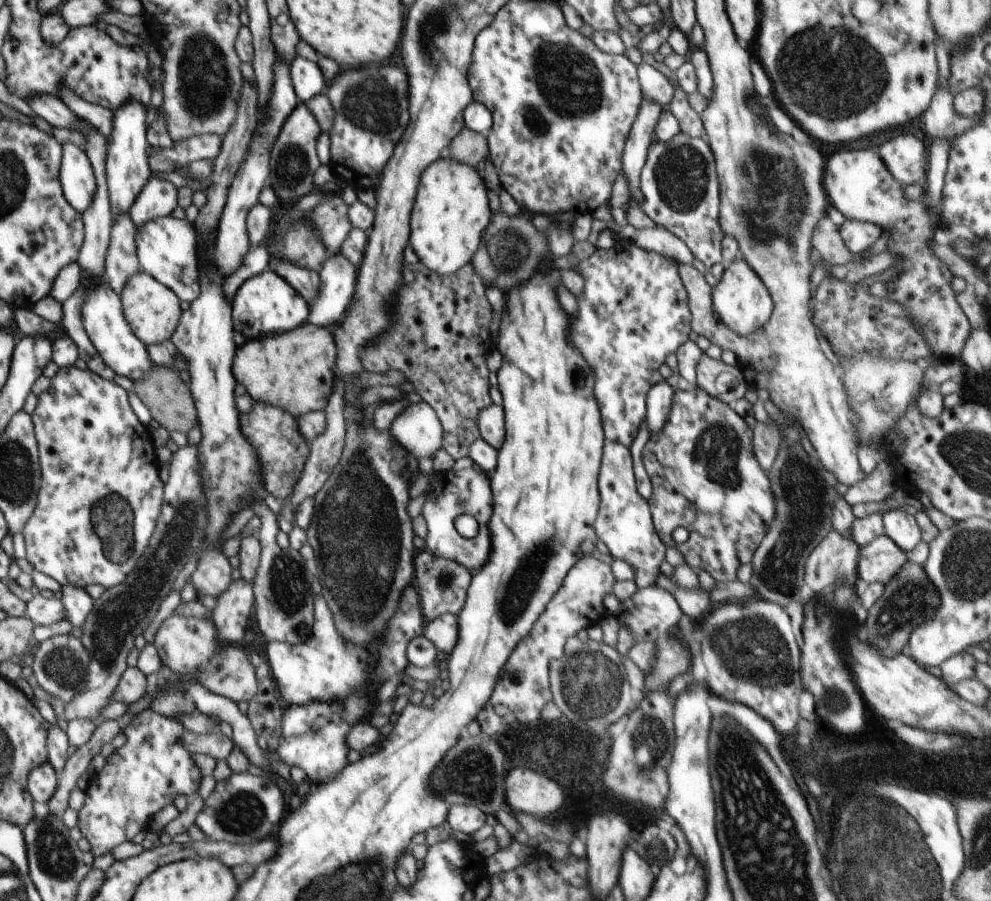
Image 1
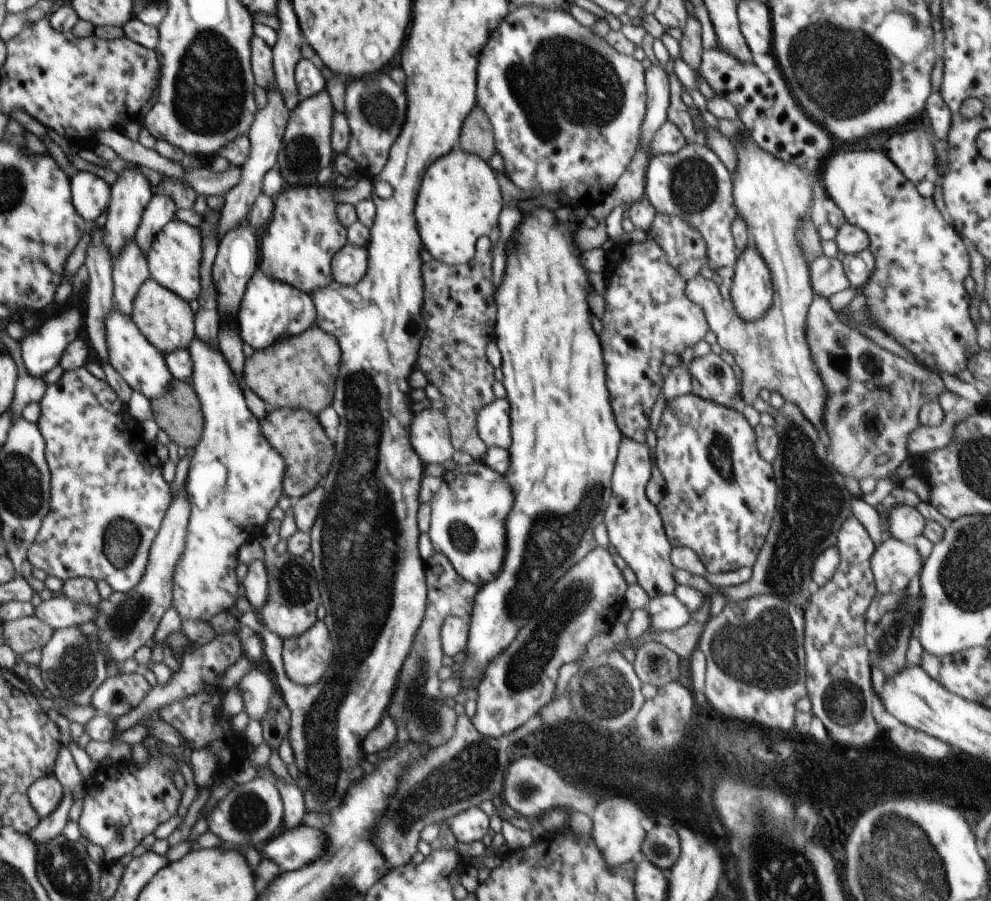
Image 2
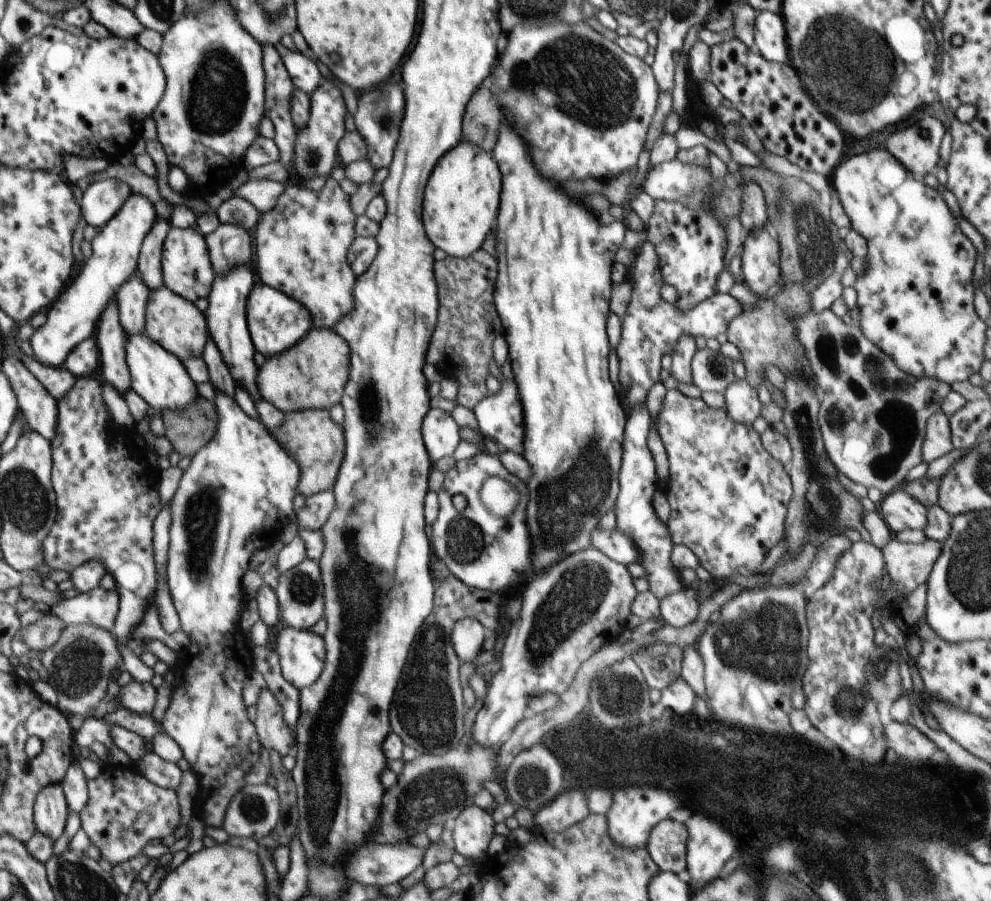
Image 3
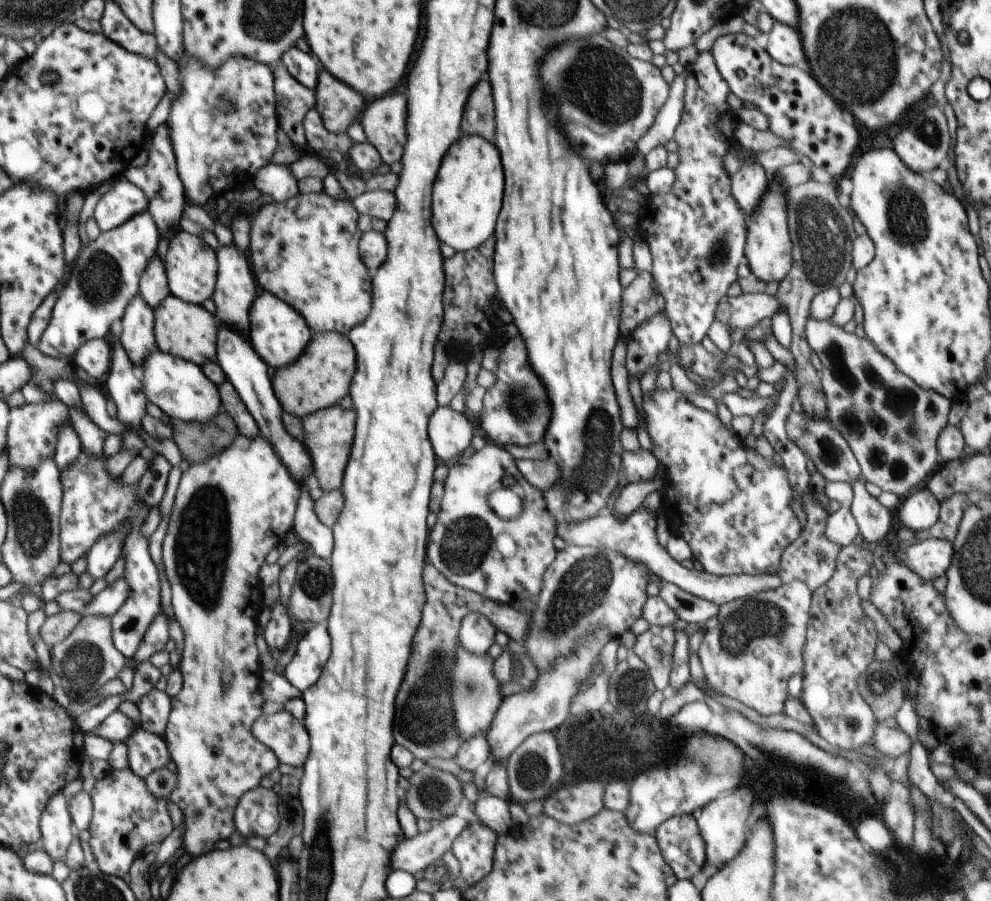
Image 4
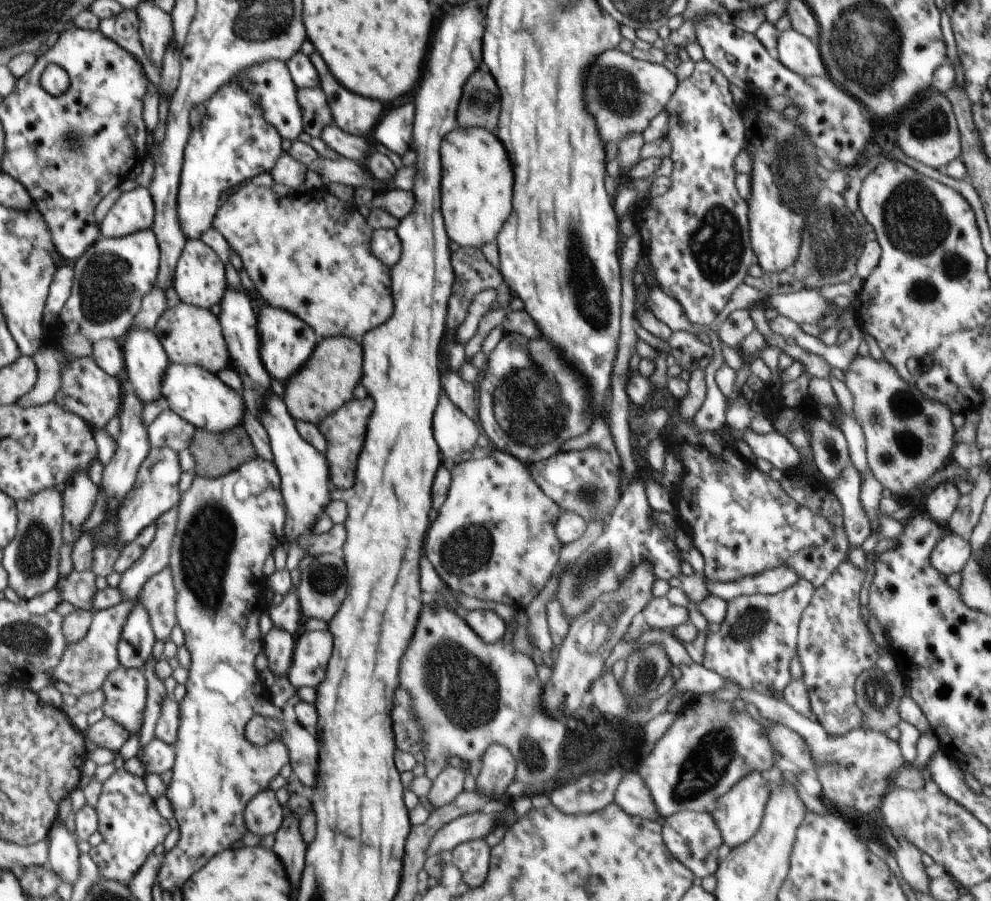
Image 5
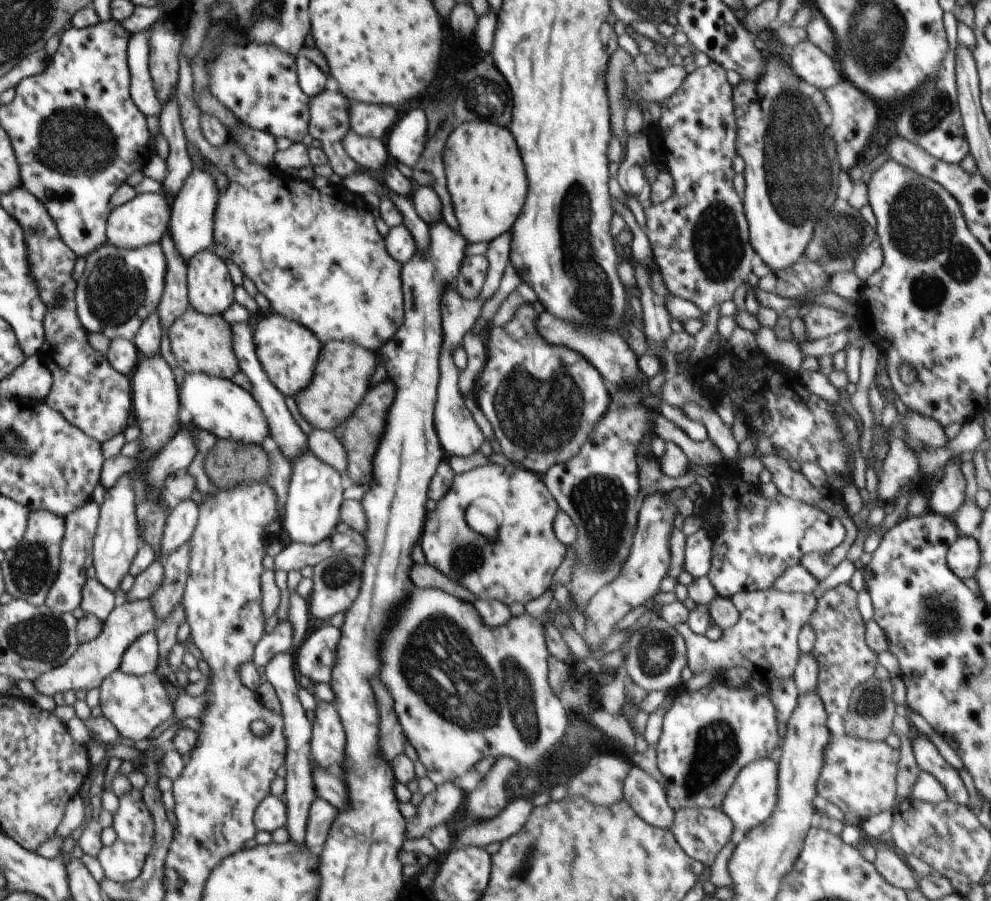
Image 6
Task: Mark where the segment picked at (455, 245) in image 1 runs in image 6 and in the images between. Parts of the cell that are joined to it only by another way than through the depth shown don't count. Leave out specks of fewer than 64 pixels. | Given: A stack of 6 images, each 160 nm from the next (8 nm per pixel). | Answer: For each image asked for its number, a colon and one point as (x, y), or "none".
2: (459, 202)
3: (461, 202)
4: (467, 196)
5: (477, 179)
6: (486, 178)

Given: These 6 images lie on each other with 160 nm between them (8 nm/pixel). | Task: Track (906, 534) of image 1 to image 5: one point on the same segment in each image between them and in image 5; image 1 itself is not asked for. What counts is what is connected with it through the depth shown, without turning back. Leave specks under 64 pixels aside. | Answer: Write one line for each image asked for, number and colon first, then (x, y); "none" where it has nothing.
2: (906, 523)
3: (901, 511)
4: (920, 511)
5: (941, 502)

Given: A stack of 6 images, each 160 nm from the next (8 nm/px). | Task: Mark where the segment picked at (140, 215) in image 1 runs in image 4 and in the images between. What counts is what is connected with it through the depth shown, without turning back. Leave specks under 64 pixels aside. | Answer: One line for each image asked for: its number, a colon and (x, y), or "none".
2: (160, 210)
3: (149, 269)
4: (153, 288)

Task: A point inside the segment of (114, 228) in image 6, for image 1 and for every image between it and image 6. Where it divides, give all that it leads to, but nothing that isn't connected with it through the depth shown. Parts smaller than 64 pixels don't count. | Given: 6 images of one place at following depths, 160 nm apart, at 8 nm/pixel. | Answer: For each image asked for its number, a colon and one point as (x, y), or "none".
1: (78, 178)
2: (92, 195)
3: (103, 199)
4: (125, 200)
5: (133, 211)

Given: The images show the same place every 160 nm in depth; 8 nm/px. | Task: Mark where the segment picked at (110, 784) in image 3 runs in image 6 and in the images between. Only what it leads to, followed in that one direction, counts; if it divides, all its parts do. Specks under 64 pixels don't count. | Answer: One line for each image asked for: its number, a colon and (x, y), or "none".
4: (127, 817)
5: (129, 820)
6: (121, 862)

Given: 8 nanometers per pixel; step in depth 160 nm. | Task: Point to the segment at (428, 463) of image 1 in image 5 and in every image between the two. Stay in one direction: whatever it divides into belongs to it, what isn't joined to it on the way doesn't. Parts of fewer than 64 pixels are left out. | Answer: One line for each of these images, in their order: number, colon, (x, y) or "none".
2: (430, 435)
3: (442, 435)
4: (451, 432)
5: (456, 434)

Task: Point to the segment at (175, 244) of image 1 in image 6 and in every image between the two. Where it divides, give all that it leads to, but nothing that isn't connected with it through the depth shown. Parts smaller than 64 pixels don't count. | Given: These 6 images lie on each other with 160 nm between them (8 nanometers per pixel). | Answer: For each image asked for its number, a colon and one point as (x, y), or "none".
2: (174, 260)
3: (185, 263)
4: (191, 266)
5: (200, 279)
6: (210, 289)

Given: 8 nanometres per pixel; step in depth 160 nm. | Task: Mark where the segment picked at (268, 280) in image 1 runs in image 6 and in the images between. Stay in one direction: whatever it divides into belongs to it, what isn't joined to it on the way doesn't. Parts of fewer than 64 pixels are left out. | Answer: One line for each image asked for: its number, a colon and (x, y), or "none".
2: (270, 310)
3: (276, 321)
4: (279, 335)
5: (286, 343)
6: (288, 352)

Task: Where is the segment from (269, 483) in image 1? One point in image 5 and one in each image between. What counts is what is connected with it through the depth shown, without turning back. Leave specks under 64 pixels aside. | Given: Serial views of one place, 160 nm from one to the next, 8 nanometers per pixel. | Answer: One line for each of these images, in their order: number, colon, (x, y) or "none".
2: (296, 434)
3: (318, 443)
4: (329, 433)
5: (345, 429)

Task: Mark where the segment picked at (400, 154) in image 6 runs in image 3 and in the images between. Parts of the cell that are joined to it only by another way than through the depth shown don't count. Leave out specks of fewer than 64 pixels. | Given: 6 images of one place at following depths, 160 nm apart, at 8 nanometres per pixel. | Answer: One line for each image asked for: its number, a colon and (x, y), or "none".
3: (378, 118)
4: (384, 120)
5: (394, 130)

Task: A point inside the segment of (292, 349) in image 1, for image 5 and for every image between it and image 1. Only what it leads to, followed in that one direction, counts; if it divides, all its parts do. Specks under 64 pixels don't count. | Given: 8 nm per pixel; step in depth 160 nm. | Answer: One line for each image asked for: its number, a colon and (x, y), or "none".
2: (300, 372)
3: (312, 375)
4: (321, 377)
5: (325, 383)

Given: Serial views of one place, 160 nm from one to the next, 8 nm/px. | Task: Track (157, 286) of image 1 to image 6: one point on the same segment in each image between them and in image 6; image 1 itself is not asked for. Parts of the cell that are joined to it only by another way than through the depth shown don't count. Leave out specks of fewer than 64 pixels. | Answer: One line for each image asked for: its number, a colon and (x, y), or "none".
2: (164, 318)
3: (176, 324)
4: (188, 331)
5: (191, 335)
6: (201, 343)

